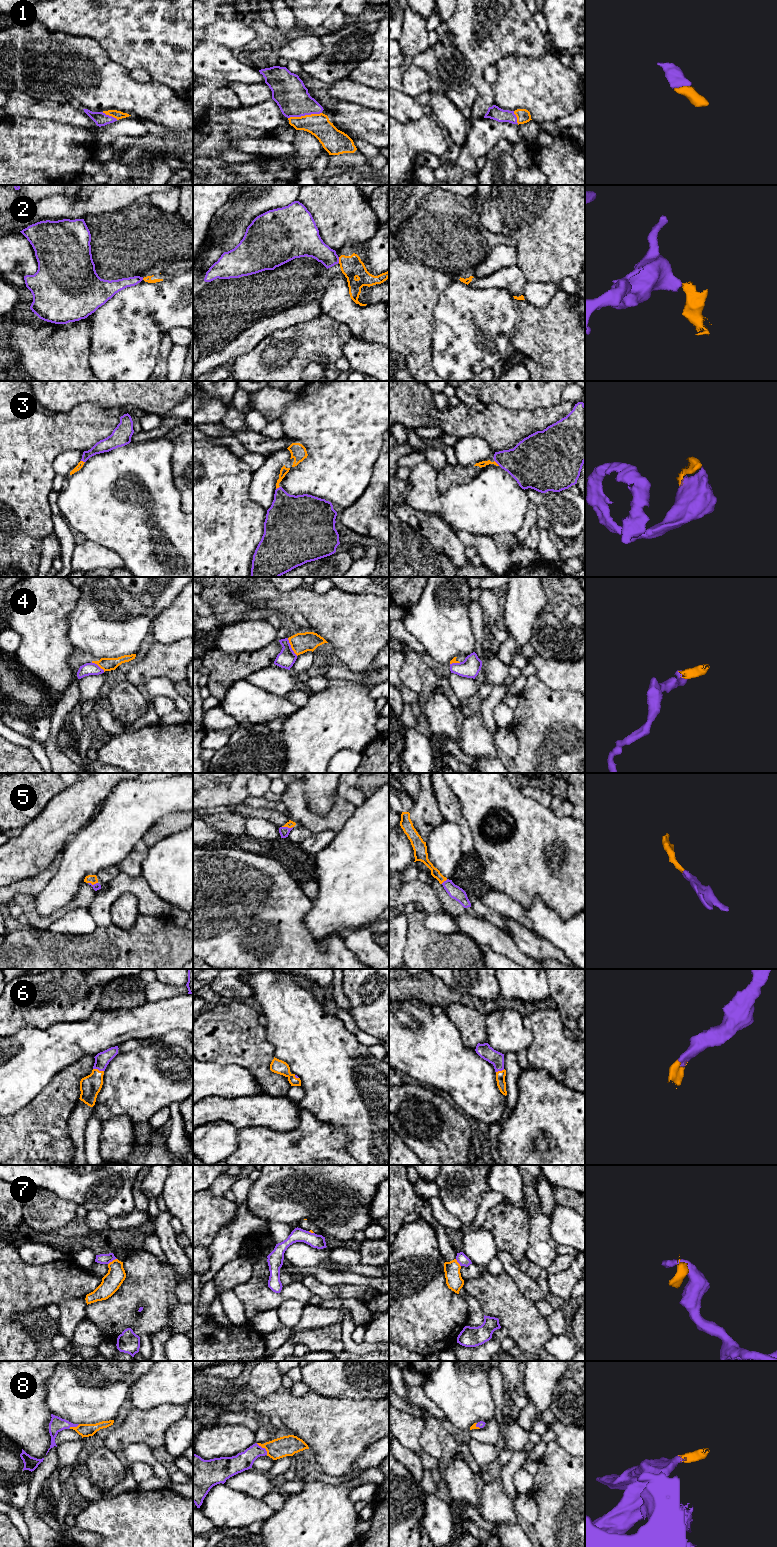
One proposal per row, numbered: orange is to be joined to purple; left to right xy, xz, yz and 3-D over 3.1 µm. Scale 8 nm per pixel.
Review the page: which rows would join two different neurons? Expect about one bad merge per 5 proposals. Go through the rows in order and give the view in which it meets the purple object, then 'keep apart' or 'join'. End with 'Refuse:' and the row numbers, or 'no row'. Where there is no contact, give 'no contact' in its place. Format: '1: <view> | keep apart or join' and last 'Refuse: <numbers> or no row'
1: xz | join
2: xz | keep apart
3: yz | join
4: xz | keep apart
5: xz | join
6: xy | join
7: xy | keep apart
8: xz | join
Refuse: 2, 4, 7

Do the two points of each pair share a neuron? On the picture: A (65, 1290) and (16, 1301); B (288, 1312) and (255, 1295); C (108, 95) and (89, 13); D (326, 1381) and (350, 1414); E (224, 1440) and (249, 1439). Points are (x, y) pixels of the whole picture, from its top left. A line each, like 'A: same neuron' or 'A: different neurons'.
A: same neuron
B: different neurons
C: different neurons
D: different neurons
E: same neuron

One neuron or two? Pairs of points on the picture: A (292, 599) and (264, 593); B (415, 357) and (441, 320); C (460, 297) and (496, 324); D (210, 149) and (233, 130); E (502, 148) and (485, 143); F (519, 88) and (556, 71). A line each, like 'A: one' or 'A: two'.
A: one
B: two
C: one
D: one
E: two
F: one

